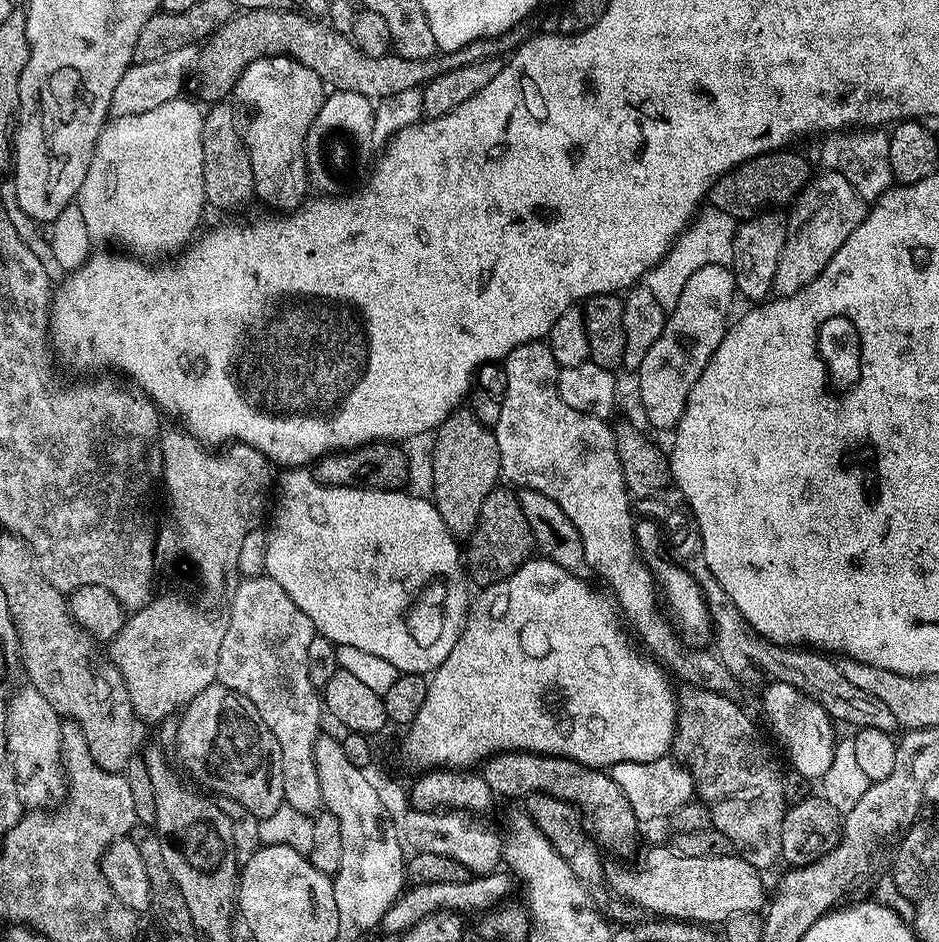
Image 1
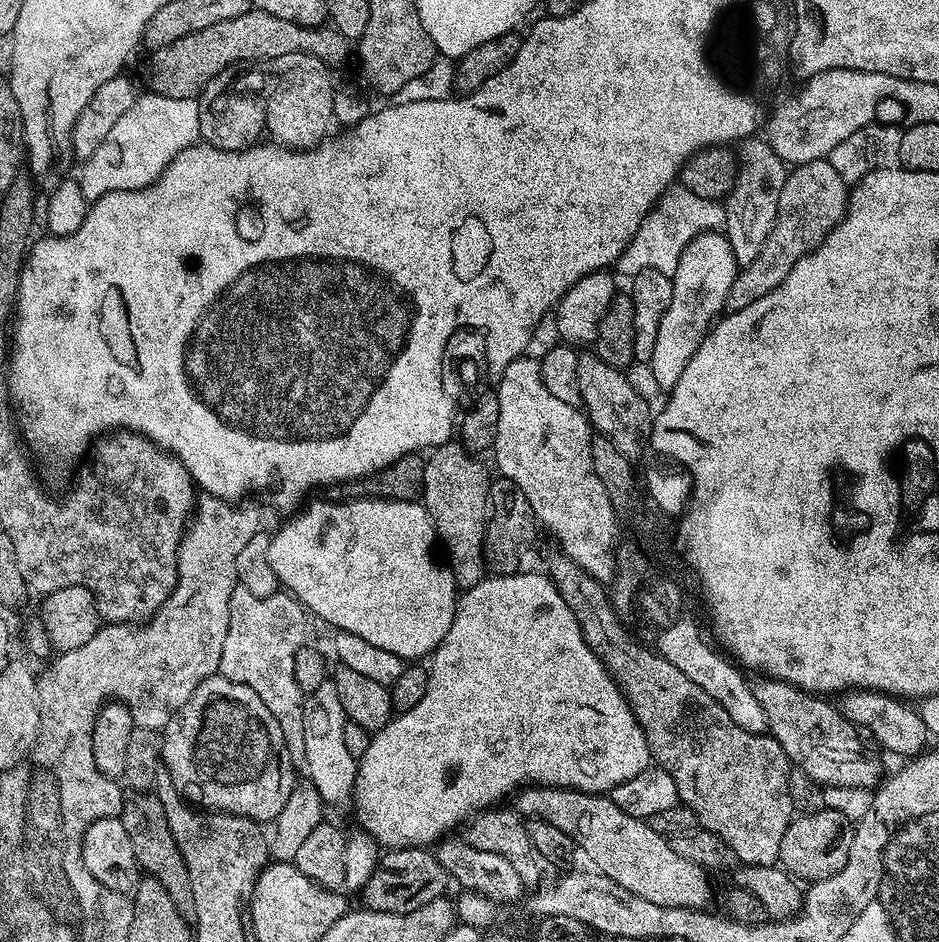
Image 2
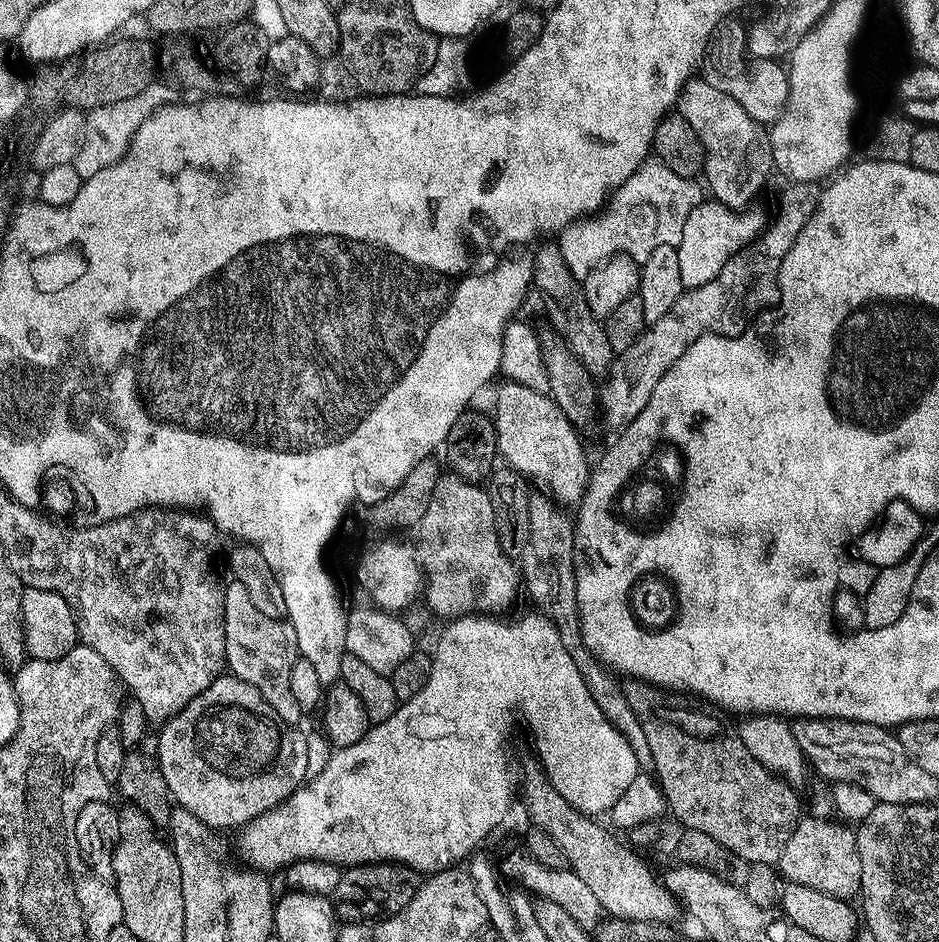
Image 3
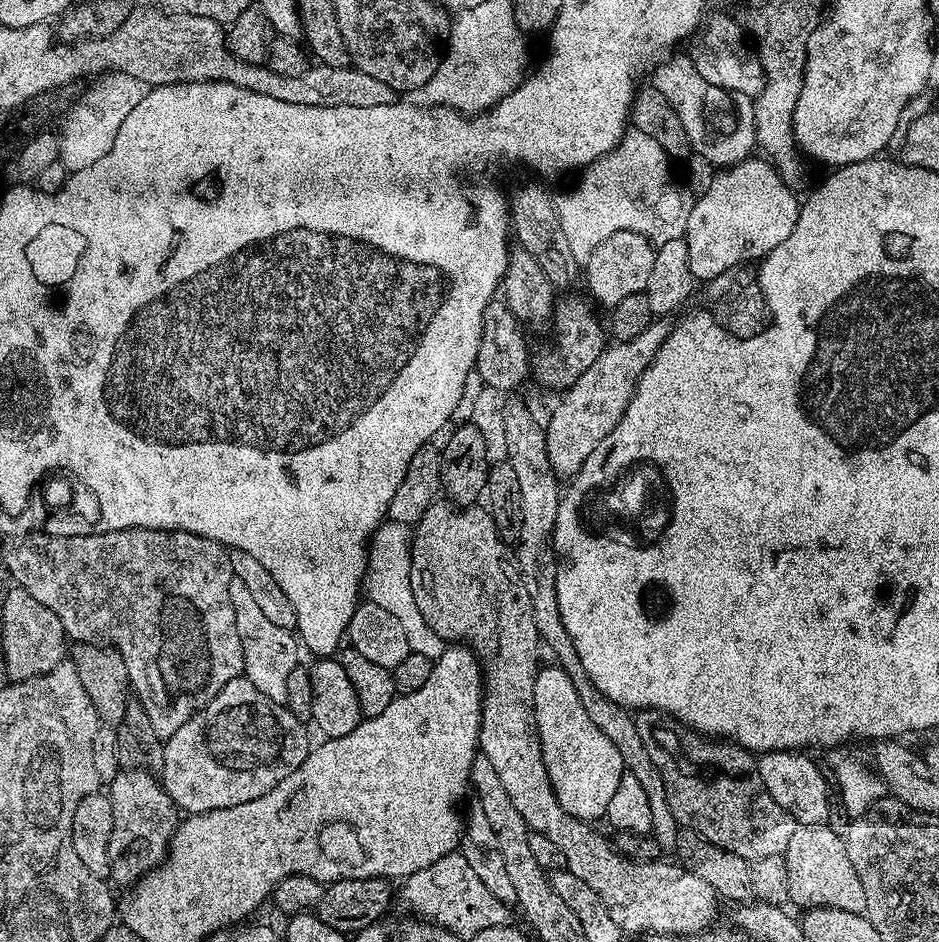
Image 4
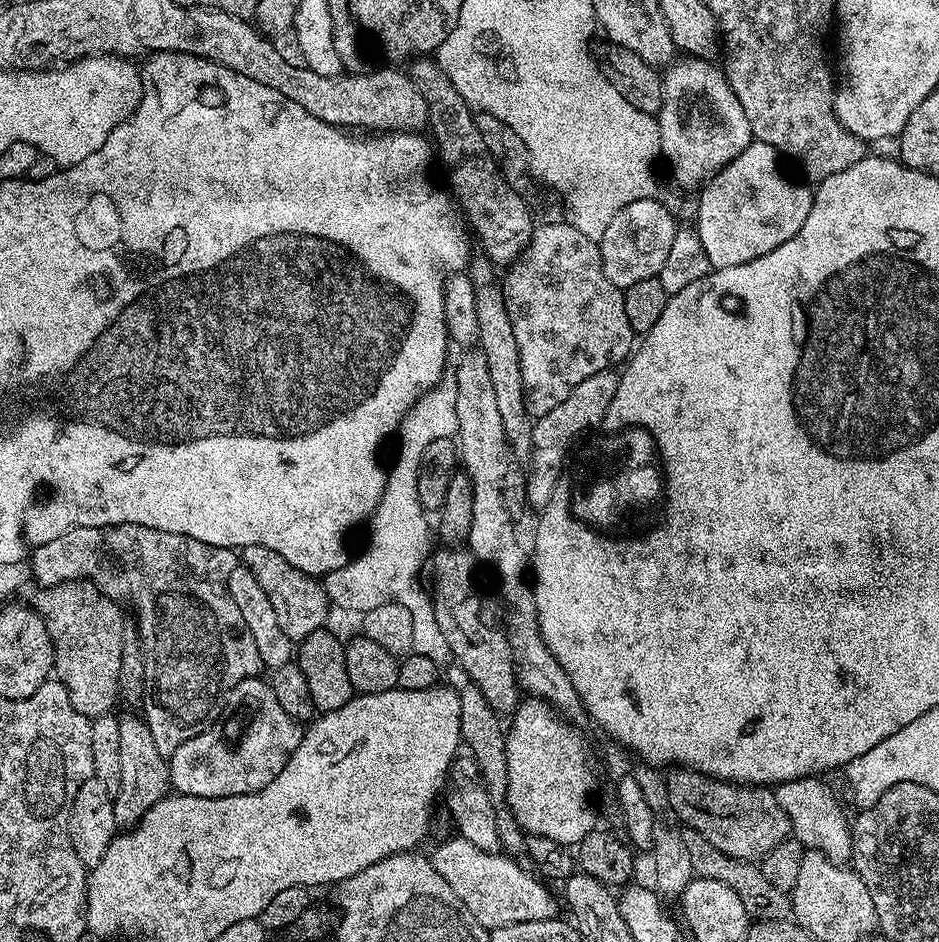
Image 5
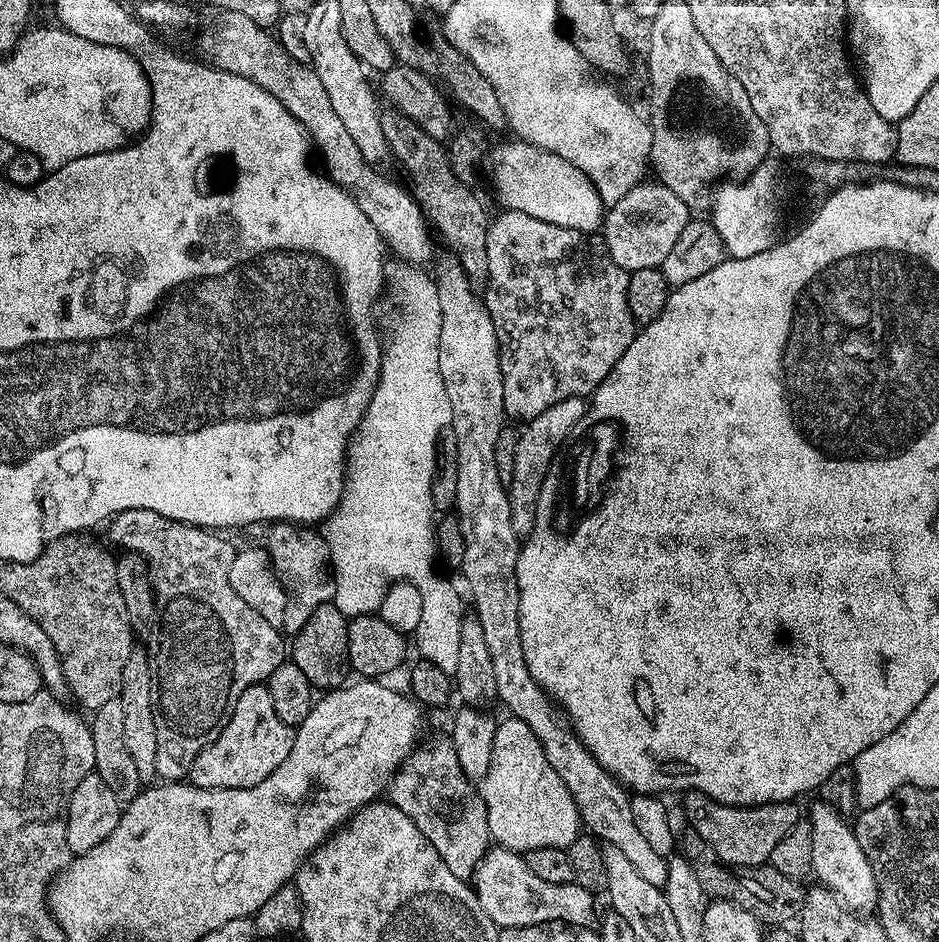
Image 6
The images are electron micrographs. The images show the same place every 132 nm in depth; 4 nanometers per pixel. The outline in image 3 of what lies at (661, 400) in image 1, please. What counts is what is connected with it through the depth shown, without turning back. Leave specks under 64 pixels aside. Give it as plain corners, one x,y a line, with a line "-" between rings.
711,198
704,199
698,206
694,206
694,210
690,210
686,226
682,226
682,242
676,245
678,267
685,289
706,286
706,282
713,280
718,270
722,270
722,266
726,266
726,262
738,254
738,250
751,244
760,235
766,220
752,211
728,208

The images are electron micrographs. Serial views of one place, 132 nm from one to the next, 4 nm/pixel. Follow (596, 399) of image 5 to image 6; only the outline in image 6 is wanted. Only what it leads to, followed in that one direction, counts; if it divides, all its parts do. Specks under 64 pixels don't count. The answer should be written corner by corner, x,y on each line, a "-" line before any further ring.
575,396
566,398
566,402
558,402
558,406
550,406
550,410
542,410
542,414
527,421
519,429
514,450
514,473
511,475
511,482
506,486
511,524
517,536
526,538
537,527
538,504
550,464
556,456
556,451
565,447
572,427
585,419
585,416
585,397

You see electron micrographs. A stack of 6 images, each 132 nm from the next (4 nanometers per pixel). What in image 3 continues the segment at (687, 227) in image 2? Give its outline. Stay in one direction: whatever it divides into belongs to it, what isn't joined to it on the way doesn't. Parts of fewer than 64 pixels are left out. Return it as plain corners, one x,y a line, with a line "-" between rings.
649,159
644,167
639,172
635,172
618,190
612,209
610,206
603,213
604,220
582,218
569,224
559,235
558,247
573,279
583,282
591,272
595,272
597,268
619,256
643,262
651,252
658,250
658,246
680,244
682,242
682,226
686,226
686,217
690,215
690,210
694,210
694,206
698,206
706,199
705,189
701,185
700,189
698,185
696,180
684,180
678,174
674,174
674,170
670,170
670,166
660,163
659,159

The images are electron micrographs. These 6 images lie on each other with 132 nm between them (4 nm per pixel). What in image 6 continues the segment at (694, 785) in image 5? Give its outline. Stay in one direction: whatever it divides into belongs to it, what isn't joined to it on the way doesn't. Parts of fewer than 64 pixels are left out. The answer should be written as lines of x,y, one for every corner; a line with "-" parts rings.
701,792
683,793
684,816
688,819
687,827
698,834
698,838
703,838
706,846
718,854
718,858
723,864
734,868
758,868
768,864
770,854
774,854
774,846
794,830
794,826
801,823
802,812
799,812
792,802
781,802
778,804
755,804
754,806
734,806
733,804
723,804
714,798
710,798

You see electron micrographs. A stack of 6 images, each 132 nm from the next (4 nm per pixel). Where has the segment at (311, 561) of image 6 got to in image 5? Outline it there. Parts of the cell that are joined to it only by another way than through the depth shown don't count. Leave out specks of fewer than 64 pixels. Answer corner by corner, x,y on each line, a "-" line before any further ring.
261,544
242,549
242,564
258,578
262,590
266,590
266,598
270,598
270,606
274,606
274,614
278,614
278,626
282,626
282,634
286,634
286,638
294,642
305,640
329,623
328,592
317,577
299,572
294,566
290,566
290,562
274,554
274,550

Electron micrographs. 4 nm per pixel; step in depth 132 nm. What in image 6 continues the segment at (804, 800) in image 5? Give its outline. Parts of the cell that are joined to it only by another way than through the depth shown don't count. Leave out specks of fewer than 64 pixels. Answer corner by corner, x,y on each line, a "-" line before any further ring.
816,802
816,805
806,812
806,823
812,831
812,849
814,850
812,871
815,879
820,879
817,881
823,887
836,893
851,909
861,914
875,909
876,875
862,846
858,846
853,825
845,817
839,816
829,804
823,802

